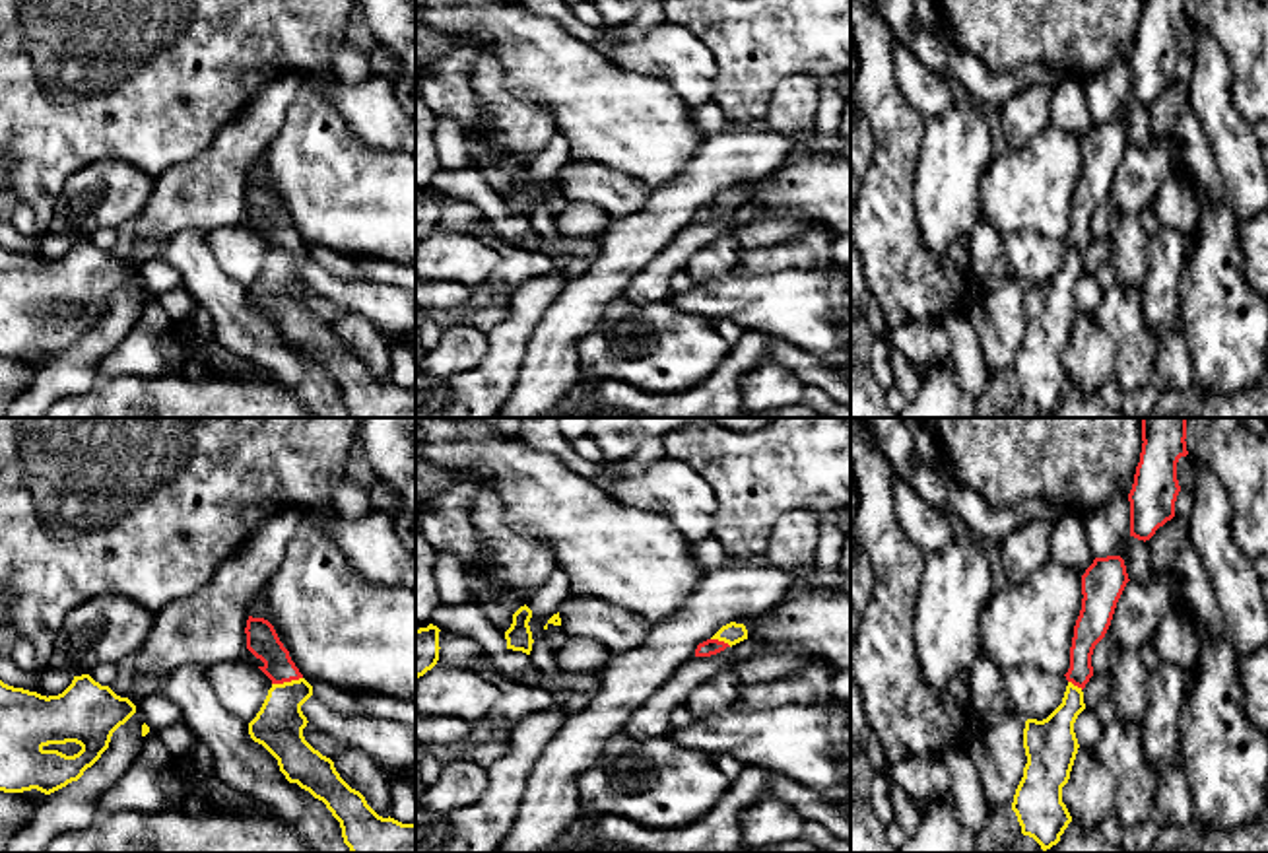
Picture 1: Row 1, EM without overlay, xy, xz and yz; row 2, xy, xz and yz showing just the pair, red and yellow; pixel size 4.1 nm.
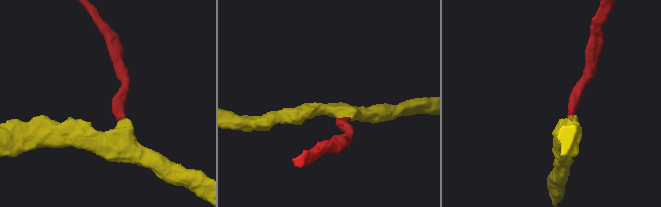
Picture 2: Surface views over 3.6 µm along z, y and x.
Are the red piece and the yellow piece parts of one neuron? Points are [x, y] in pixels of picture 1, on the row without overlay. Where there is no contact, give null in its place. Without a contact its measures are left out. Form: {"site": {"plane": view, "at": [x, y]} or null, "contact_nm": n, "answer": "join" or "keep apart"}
{"site": {"plane": "xy", "at": [286, 245]}, "contact_nm": 130, "answer": "join"}

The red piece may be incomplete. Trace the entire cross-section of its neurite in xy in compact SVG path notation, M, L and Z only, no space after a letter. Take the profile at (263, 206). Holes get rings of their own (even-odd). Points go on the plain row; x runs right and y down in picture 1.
M249 181L245 198L247 214L264 227L258 233L272 245L260 276L249 288L250 303L278 324L289 348L326 369L351 418L416 418L416 387L379 381L365 361L340 342L334 326L305 305L303 293L309 286L301 270L313 260L313 251L291 225L274 190Z

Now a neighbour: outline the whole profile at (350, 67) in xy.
M346 43L336 49L332 70L338 82L346 84L361 84L375 76L369 64L369 56L357 52Z

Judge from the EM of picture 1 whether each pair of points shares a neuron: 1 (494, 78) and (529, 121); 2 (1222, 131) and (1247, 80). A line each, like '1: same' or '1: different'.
1: same
2: different

